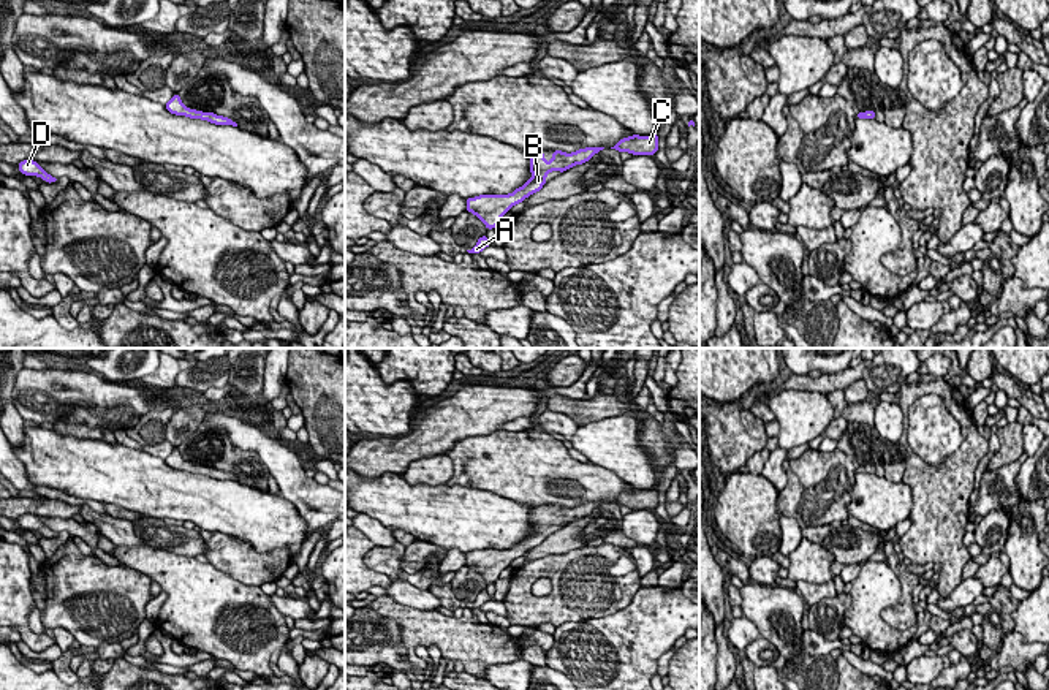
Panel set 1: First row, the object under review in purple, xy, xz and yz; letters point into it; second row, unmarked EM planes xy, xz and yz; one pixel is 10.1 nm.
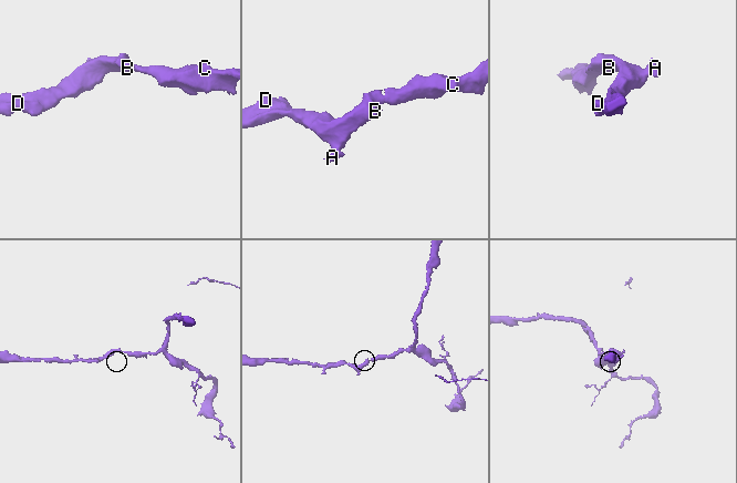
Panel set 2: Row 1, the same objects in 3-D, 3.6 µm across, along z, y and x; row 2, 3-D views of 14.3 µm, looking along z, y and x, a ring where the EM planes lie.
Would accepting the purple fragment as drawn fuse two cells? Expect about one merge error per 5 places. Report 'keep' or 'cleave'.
keep

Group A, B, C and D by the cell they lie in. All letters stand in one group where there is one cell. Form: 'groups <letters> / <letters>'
groups A B C D

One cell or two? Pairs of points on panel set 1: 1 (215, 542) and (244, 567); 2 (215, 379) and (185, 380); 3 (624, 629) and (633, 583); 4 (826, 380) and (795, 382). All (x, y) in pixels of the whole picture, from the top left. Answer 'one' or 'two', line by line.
1: one
2: one
3: two
4: one

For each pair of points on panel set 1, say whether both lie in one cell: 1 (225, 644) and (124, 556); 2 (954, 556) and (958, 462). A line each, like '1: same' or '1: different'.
1: same
2: same

